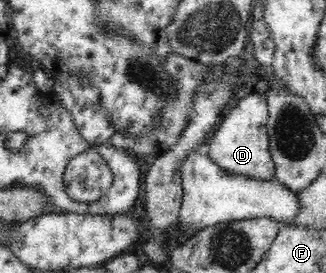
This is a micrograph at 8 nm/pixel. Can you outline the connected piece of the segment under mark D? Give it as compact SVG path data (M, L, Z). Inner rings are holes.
M263 91L250 93L238 102L230 114L225 116L224 122L216 127L216 131L210 132L205 140L210 158L228 174L232 176L245 176L250 178L250 181L256 181L256 183L274 183L277 181L275 165L269 152L269 134L267 133L266 126L269 120L269 106L267 102L268 99Z

